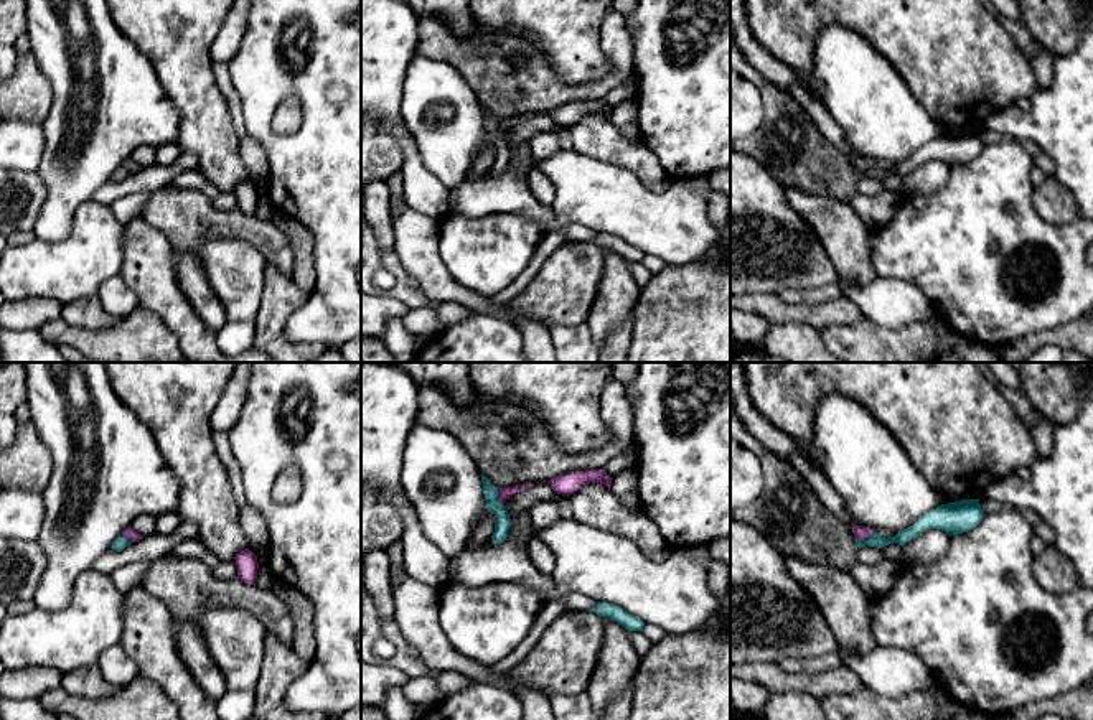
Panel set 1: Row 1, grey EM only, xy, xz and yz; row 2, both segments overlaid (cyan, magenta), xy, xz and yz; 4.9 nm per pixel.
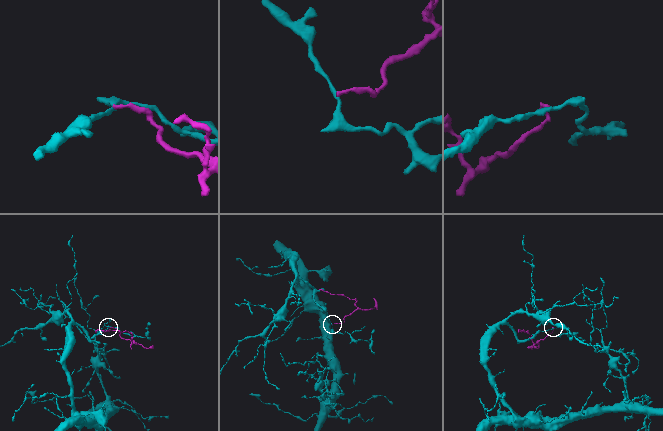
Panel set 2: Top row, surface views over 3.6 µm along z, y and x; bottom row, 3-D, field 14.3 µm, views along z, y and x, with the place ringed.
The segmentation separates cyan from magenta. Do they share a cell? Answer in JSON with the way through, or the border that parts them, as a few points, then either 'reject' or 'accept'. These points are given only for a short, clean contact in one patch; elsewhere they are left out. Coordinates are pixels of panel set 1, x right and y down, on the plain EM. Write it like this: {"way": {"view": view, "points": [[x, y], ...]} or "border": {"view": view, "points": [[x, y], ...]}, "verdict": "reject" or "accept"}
{"border": {"view": "yz", "points": [[874, 163], [856, 170]]}, "verdict": "reject"}

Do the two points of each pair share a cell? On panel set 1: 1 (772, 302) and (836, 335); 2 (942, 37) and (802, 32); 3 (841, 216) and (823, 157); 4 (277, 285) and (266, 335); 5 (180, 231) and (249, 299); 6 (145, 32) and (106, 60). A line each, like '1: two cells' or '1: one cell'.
1: two cells
2: one cell
3: two cells
4: one cell
5: two cells
6: two cells

